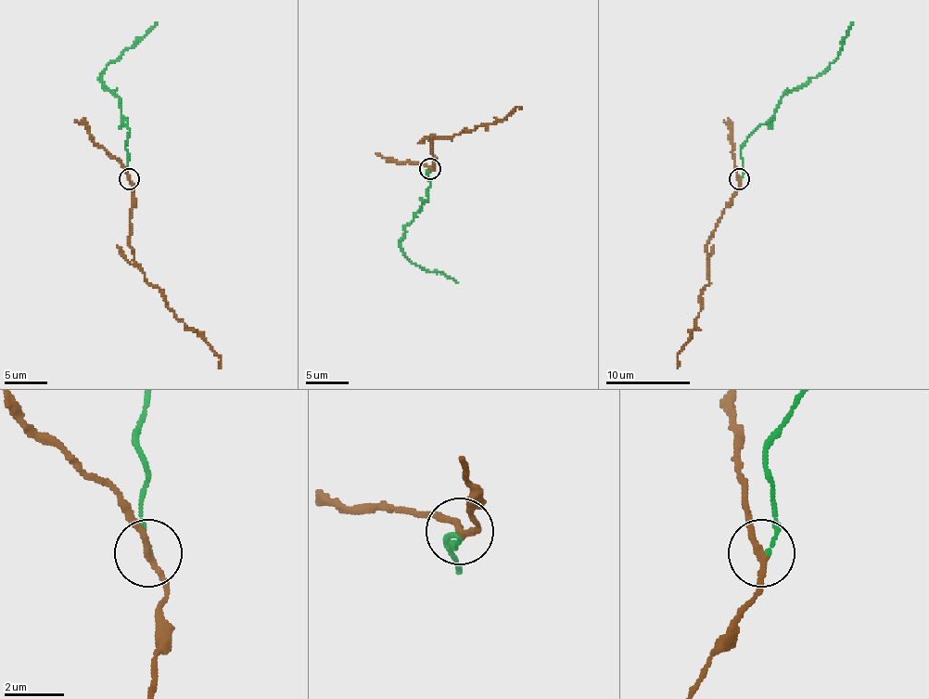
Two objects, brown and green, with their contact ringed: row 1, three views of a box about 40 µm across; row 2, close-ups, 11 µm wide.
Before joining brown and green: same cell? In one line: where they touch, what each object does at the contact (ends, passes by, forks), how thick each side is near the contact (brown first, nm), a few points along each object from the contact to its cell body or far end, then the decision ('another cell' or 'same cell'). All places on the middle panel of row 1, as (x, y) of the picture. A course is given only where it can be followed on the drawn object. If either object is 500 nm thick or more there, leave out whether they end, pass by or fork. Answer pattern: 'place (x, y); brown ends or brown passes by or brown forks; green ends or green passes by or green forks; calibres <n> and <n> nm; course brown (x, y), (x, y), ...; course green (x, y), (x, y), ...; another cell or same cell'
place (430, 169); brown passes by; green ends; calibres 200 and 130 nm; course brown (430, 168), (435, 168), (430, 136), (450, 138), (462, 130), (502, 122), (519, 107); course green (430, 170), (426, 173), (430, 181), (428, 198), (405, 227), (400, 251), (420, 267), (441, 272), (458, 282); another cell

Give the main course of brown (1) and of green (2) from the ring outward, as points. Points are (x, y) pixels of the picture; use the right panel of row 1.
1: (738, 179), (738, 189), (723, 209), (706, 245), (709, 283), (700, 293), (692, 338), (677, 355), (677, 368)
2: (741, 179), (743, 143), (774, 113), (779, 101), (820, 73), (838, 57), (842, 39), (853, 22)

